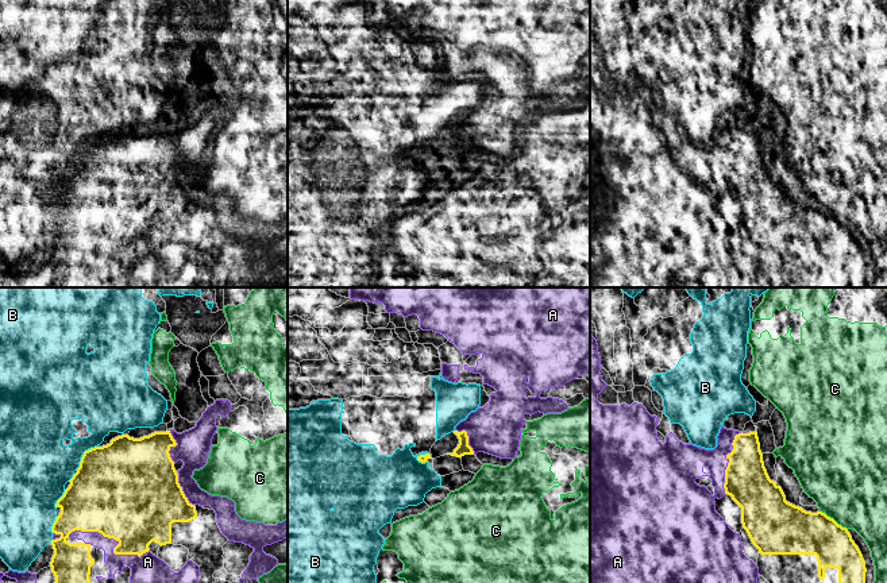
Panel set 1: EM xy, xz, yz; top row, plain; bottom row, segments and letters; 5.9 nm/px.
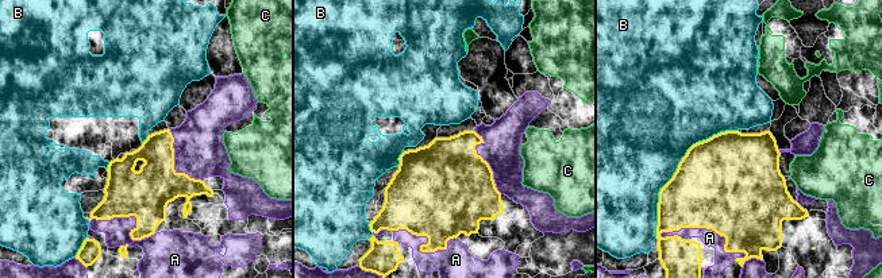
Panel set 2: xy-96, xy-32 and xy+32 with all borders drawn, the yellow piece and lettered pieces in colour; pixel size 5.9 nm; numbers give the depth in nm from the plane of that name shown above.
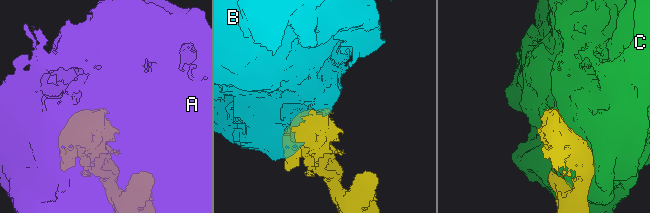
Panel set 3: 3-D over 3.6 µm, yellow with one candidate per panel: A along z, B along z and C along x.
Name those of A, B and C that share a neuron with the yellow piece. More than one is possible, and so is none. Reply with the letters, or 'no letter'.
A

